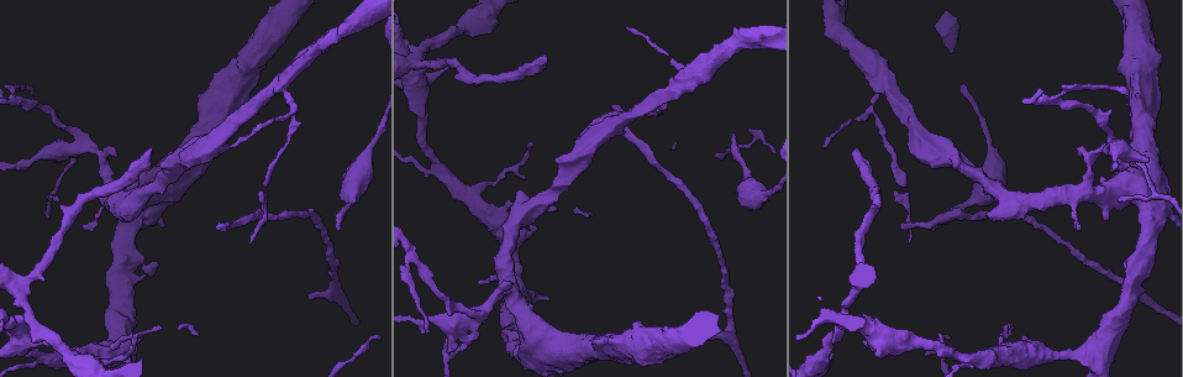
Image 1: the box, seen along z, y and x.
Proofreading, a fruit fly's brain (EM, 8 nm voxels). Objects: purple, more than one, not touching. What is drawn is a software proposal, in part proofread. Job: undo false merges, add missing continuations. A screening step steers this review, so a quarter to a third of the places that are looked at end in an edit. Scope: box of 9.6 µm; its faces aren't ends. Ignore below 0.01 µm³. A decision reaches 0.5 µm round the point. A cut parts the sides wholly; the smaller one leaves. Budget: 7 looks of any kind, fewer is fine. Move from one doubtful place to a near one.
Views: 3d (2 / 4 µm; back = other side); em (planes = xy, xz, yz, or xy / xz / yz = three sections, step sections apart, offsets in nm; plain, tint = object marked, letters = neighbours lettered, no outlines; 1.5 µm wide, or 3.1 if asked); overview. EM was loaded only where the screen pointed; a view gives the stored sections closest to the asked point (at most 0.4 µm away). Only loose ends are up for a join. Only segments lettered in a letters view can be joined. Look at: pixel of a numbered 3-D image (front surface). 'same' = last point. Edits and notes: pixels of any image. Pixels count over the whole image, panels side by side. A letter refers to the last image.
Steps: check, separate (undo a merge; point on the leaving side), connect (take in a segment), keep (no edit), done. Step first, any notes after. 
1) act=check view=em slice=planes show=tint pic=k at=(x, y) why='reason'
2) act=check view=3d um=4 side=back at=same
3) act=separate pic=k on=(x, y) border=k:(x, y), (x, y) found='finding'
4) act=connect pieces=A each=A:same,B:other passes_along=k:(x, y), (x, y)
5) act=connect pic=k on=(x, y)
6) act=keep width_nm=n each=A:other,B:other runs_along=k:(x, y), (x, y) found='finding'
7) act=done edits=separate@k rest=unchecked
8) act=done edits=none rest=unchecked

act=check view=em slice=yz step=4 show=letters pic=1 at=(940, 336) why='an open end'

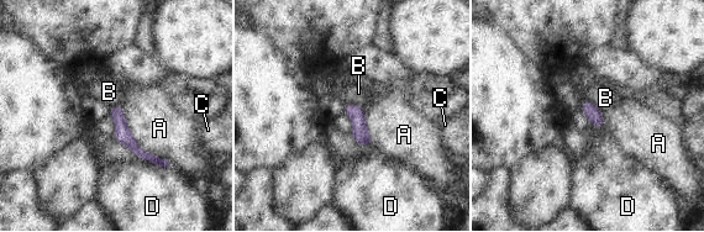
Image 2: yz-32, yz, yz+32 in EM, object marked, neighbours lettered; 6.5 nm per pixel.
act=check view=em slice=planes show=letters at=same

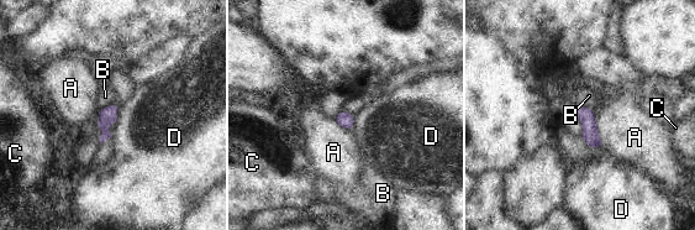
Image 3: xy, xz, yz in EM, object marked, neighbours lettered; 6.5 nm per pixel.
act=keep longest_contact=A:240nm each=A:other,B:other,C:other,D:other found='no lettered segment goes on from it'

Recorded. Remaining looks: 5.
act=check view=3d um=2 pic=1 at=(338, 231) why='tapers out'

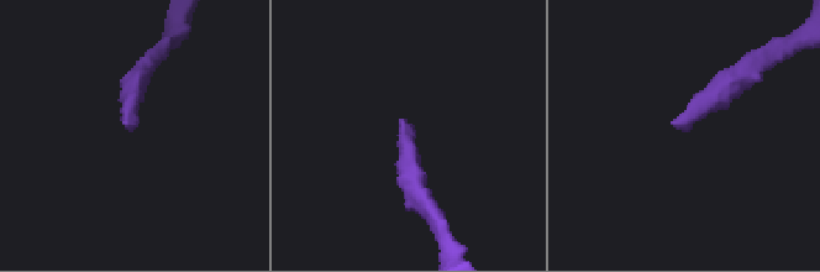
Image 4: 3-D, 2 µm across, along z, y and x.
act=check view=em slice=planes show=letters pic=4 at=(125, 128) why='now the EM'

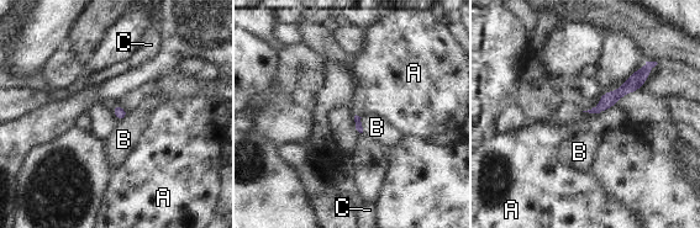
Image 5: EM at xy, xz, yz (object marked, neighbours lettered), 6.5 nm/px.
act=connect pieces=A each=A:same,B:other,C:other found='it goes on there'

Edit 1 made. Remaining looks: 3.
act=check view=3d um=2 pic=1 at=(903, 228) why='long arm stops here'

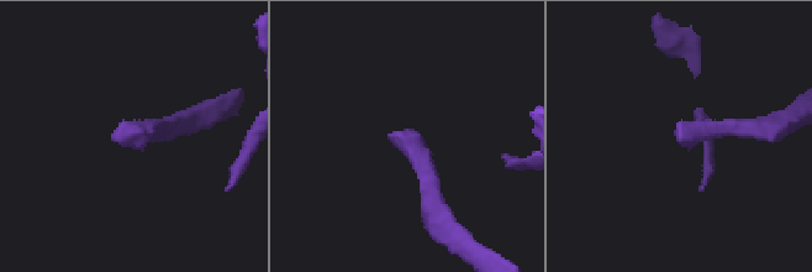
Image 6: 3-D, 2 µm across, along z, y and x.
act=check view=em slice=planes show=plain pic=6 at=(113, 136) why='now the EM'

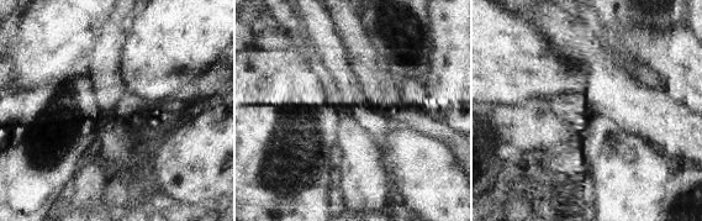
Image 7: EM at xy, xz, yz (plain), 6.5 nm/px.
act=check view=em slice=planes show=letters at=same why='what lies round it'

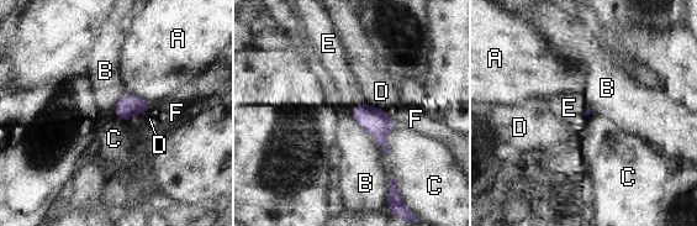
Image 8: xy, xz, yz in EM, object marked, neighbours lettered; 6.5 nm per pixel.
act=connect pieces=E longest_contact=B:280nm each=A:other,B:other,C:other,D:other,E:same,F:other found='the neuron continues'

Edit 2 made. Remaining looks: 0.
act=done edits=connect@5,connect@8 rest=unchecked

